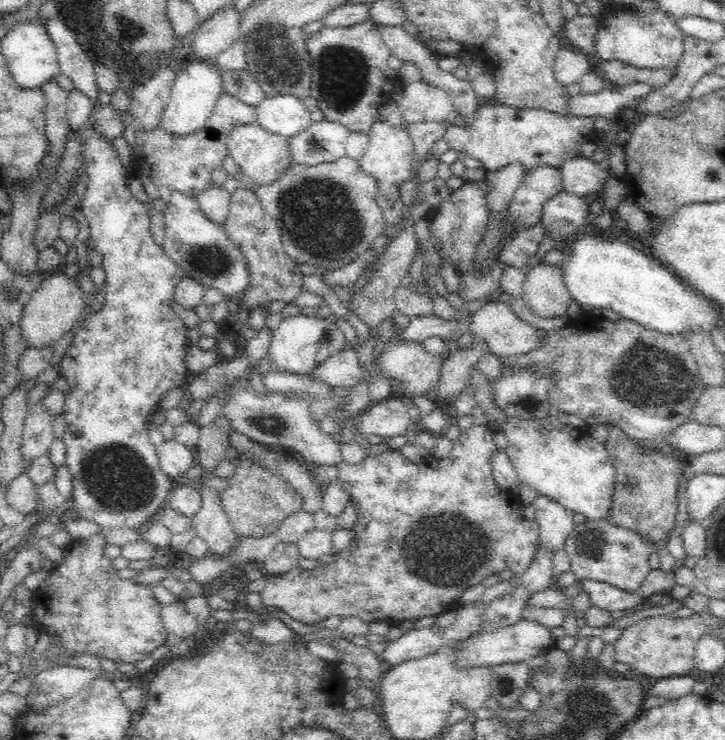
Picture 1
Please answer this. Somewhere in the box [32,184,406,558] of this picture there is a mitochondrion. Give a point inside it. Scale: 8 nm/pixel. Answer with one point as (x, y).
(118, 476)

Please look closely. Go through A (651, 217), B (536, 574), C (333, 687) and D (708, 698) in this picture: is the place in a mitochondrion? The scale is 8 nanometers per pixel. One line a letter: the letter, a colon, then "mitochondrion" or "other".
A: other
B: other
C: other
D: other

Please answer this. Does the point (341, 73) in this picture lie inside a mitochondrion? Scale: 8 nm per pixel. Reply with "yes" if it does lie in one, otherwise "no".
yes

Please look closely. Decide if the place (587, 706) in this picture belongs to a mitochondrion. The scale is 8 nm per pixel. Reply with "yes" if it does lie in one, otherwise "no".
yes

